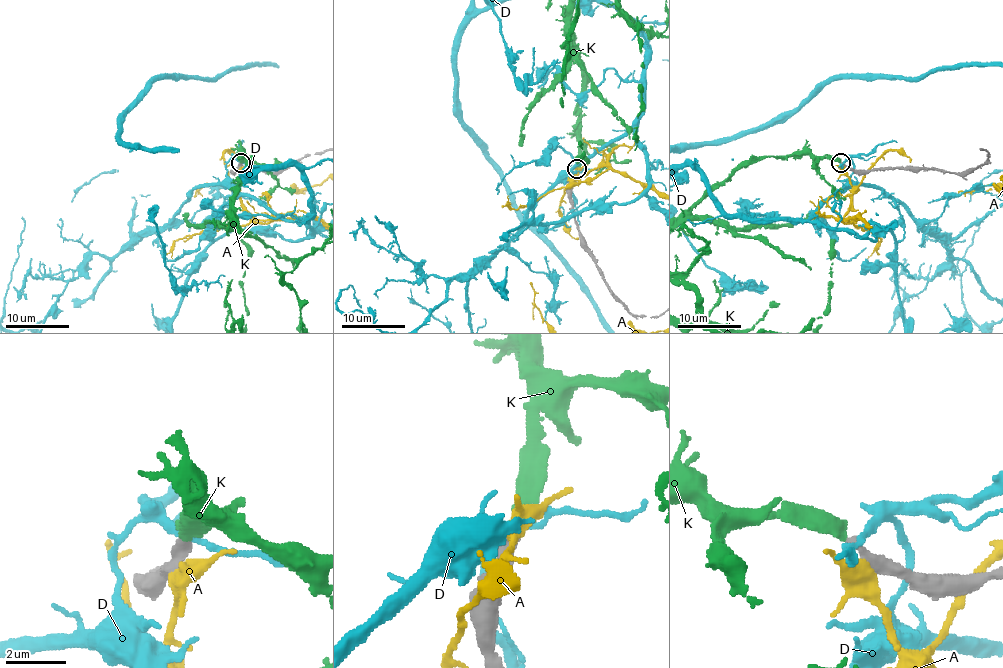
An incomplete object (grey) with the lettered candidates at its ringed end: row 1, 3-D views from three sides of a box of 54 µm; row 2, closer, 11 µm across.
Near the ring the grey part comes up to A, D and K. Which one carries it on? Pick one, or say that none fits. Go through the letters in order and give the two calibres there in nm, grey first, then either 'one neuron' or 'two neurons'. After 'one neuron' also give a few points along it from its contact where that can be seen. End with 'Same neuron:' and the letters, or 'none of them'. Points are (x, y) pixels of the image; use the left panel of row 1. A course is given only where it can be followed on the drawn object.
A: calibres 550 and 440 nm; two neurons
D: calibres 360 and 200 nm; two neurons
K: calibres 340 and 480 nm; one neuron
Same neuron: K

